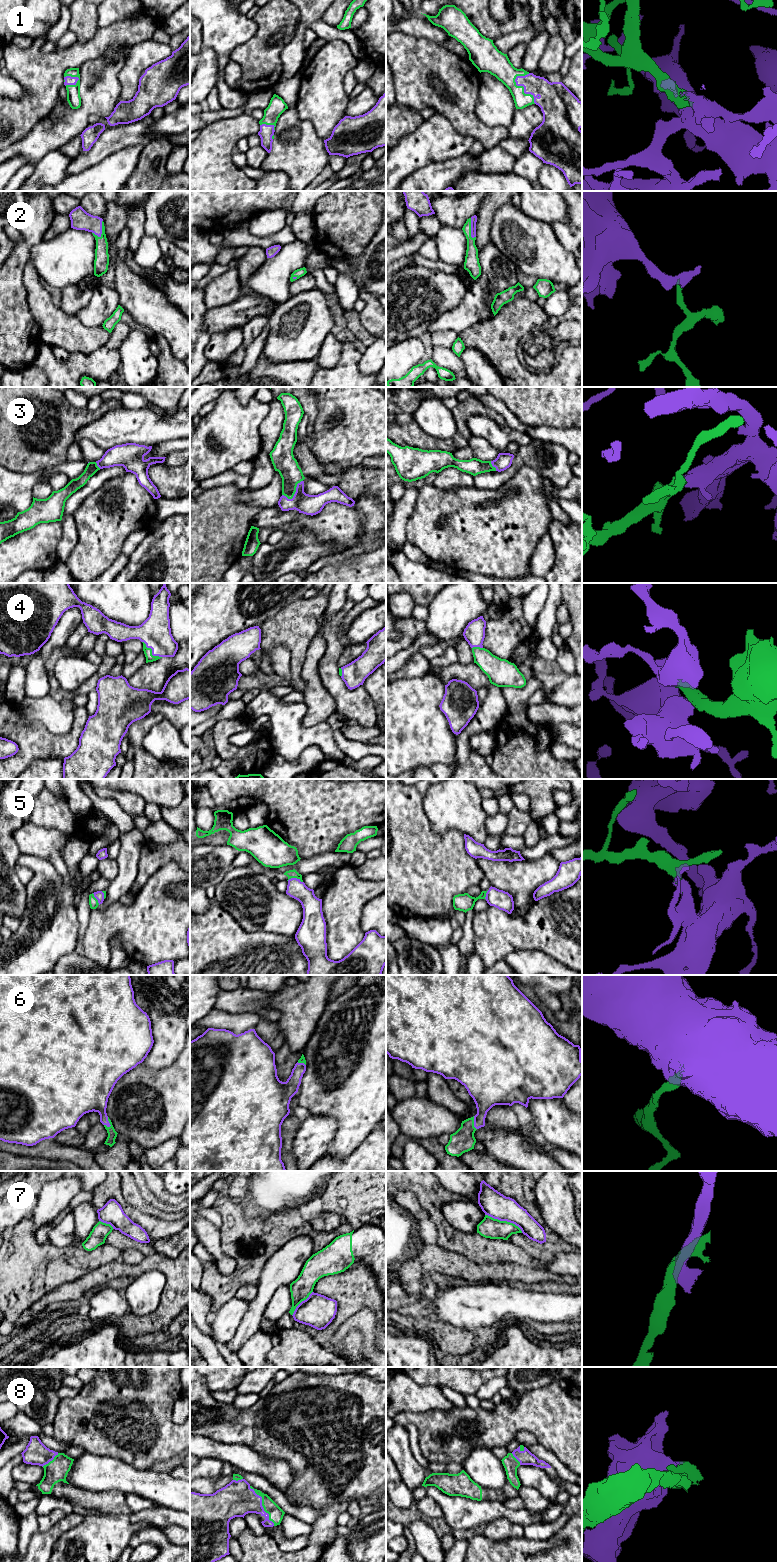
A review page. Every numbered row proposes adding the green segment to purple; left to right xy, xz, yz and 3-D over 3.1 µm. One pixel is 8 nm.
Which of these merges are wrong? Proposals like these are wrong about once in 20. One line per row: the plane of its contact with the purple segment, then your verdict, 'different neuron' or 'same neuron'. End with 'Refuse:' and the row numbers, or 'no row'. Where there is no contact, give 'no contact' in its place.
1: contact in yz; same neuron
2: contact in xy; same neuron
3: contact in xz; same neuron
4: contact in xy; same neuron
5: contact in xz; same neuron
6: contact in xy; same neuron
7: contact in yz; same neuron
8: contact in xz; same neuron
Refuse: no row

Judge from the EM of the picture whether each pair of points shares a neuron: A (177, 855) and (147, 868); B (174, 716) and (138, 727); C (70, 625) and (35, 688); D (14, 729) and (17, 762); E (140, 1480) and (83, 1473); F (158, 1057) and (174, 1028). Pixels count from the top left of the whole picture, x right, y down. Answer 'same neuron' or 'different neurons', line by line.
A: same neuron
B: different neurons
C: same neuron
D: same neuron
E: same neuron
F: same neuron

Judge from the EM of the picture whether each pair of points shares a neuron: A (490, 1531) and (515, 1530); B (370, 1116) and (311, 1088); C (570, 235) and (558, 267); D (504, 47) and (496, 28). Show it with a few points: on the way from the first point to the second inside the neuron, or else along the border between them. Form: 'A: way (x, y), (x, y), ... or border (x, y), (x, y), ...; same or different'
A: way (496, 1531), (509, 1530); same
B: way (355, 1101), (350, 1096), (326, 1096); same
C: border (552, 227), (555, 237), (571, 252); different
D: border (522, 30), (498, 36), (493, 40); different

